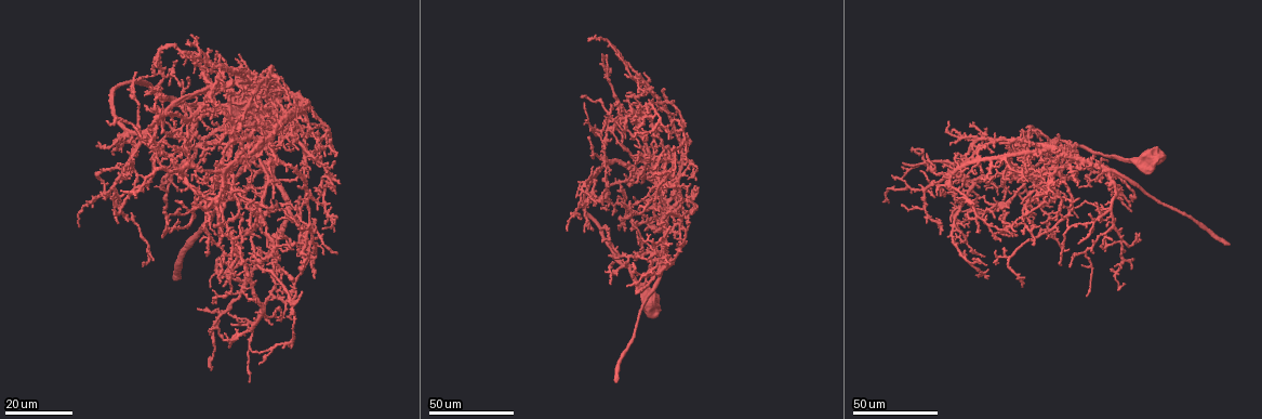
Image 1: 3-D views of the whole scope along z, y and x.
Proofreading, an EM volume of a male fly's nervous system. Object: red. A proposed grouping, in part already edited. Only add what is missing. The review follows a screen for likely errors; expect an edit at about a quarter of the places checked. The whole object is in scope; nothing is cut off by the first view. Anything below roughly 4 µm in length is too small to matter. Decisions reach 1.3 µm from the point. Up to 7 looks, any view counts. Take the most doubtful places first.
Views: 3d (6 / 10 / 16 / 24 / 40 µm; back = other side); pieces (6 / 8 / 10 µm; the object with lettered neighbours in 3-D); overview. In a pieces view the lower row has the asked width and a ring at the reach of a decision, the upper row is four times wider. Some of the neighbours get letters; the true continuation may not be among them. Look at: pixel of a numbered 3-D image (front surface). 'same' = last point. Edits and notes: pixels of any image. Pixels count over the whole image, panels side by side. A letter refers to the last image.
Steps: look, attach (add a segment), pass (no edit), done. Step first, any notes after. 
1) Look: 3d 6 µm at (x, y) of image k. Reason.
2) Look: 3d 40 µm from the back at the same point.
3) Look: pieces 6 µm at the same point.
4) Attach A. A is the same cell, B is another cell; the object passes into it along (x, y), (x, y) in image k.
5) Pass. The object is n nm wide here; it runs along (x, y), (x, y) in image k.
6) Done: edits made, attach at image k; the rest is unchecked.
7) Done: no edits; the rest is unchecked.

Look: 3d 24 µm at (644, 242) of image 1.

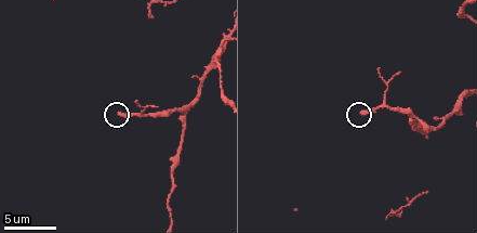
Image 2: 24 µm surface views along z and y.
Look: pieces 6 µm at (363, 114) of image 2.

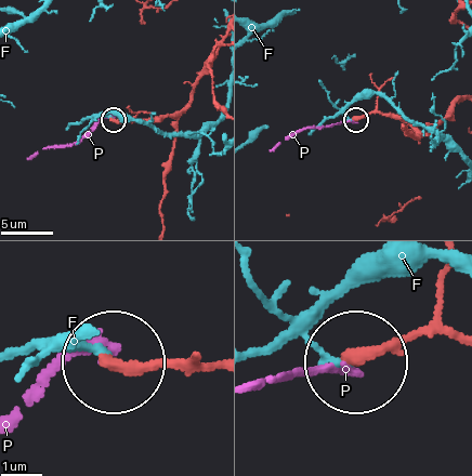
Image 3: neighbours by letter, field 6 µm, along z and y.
Pass. The object is 300 nm wide here; F and P are other cells; it runs along (211, 369), (121, 361) in image 3; none of them fits.

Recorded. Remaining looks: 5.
Look: 3d 24 µm at (1011, 194) of image 1.

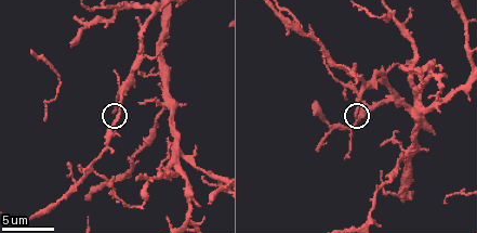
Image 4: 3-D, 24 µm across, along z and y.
Look: pieces 10 µm at (355, 113) of image 4.

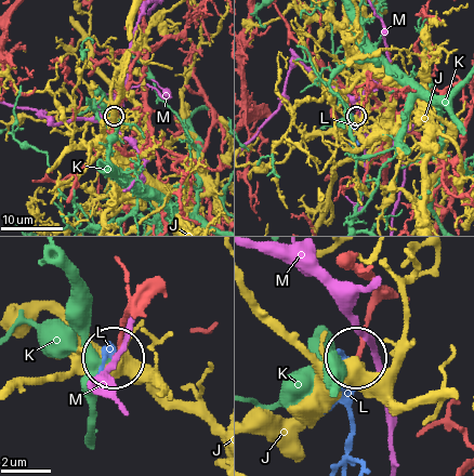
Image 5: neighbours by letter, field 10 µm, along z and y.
Attach L. L is the same cell, J, K and M are other cells; the neuron continues.

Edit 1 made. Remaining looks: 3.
Look: 3d 24 µm at (992, 222) of image 1. Free end.

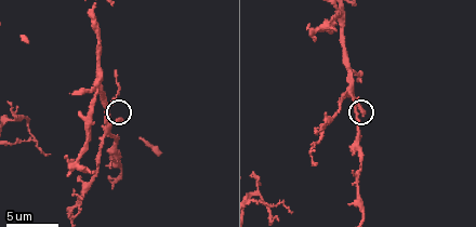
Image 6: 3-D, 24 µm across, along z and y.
Look: pieces 8 µm at (120, 122) of image 6.

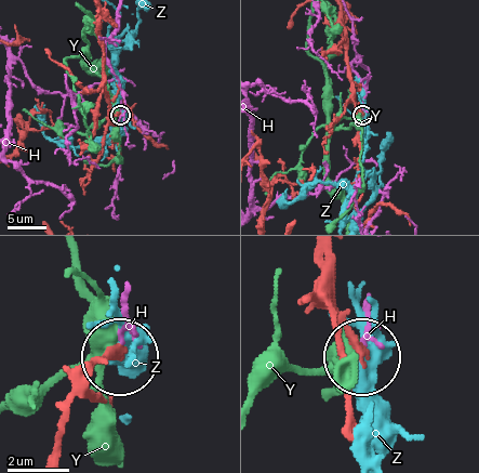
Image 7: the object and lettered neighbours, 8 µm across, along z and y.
Pass. H, Y and Z are other cells; none of them fits.

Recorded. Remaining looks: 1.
Done: edits made, attach at image 5; the rest is unchecked.

